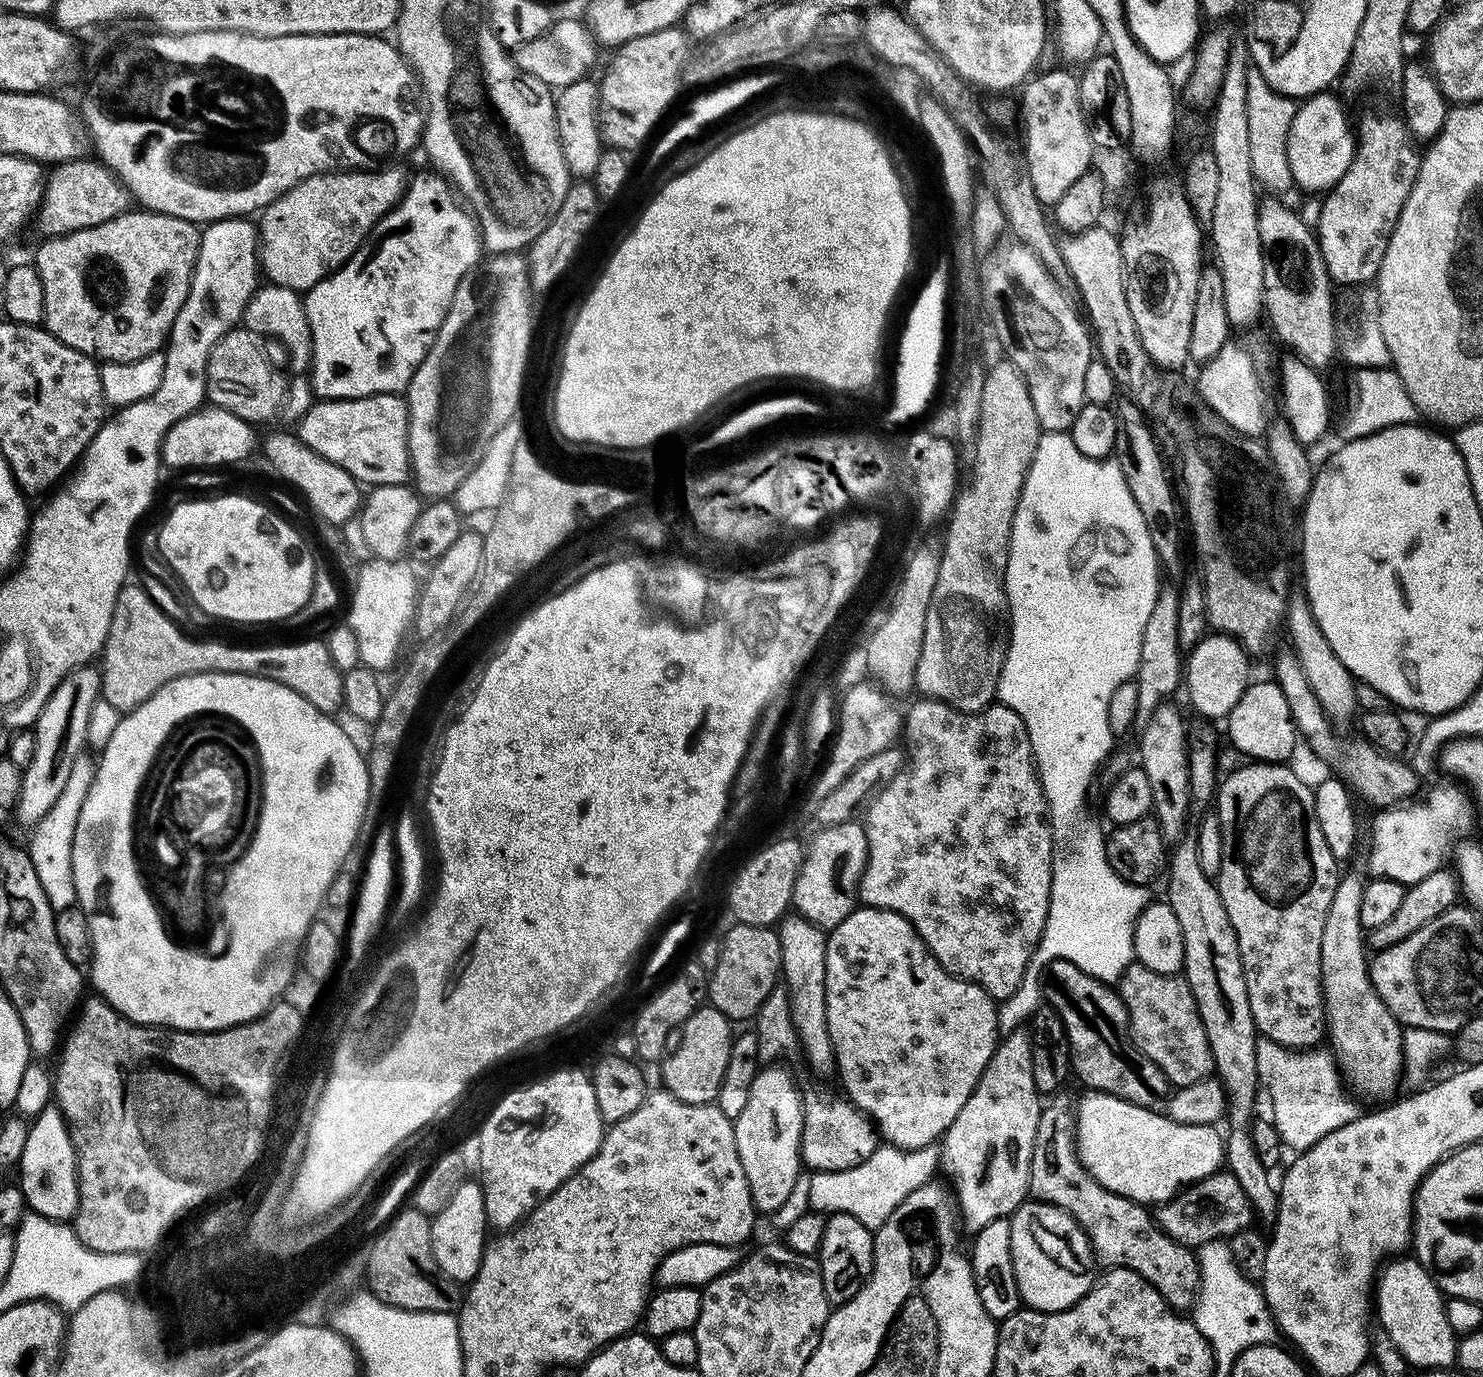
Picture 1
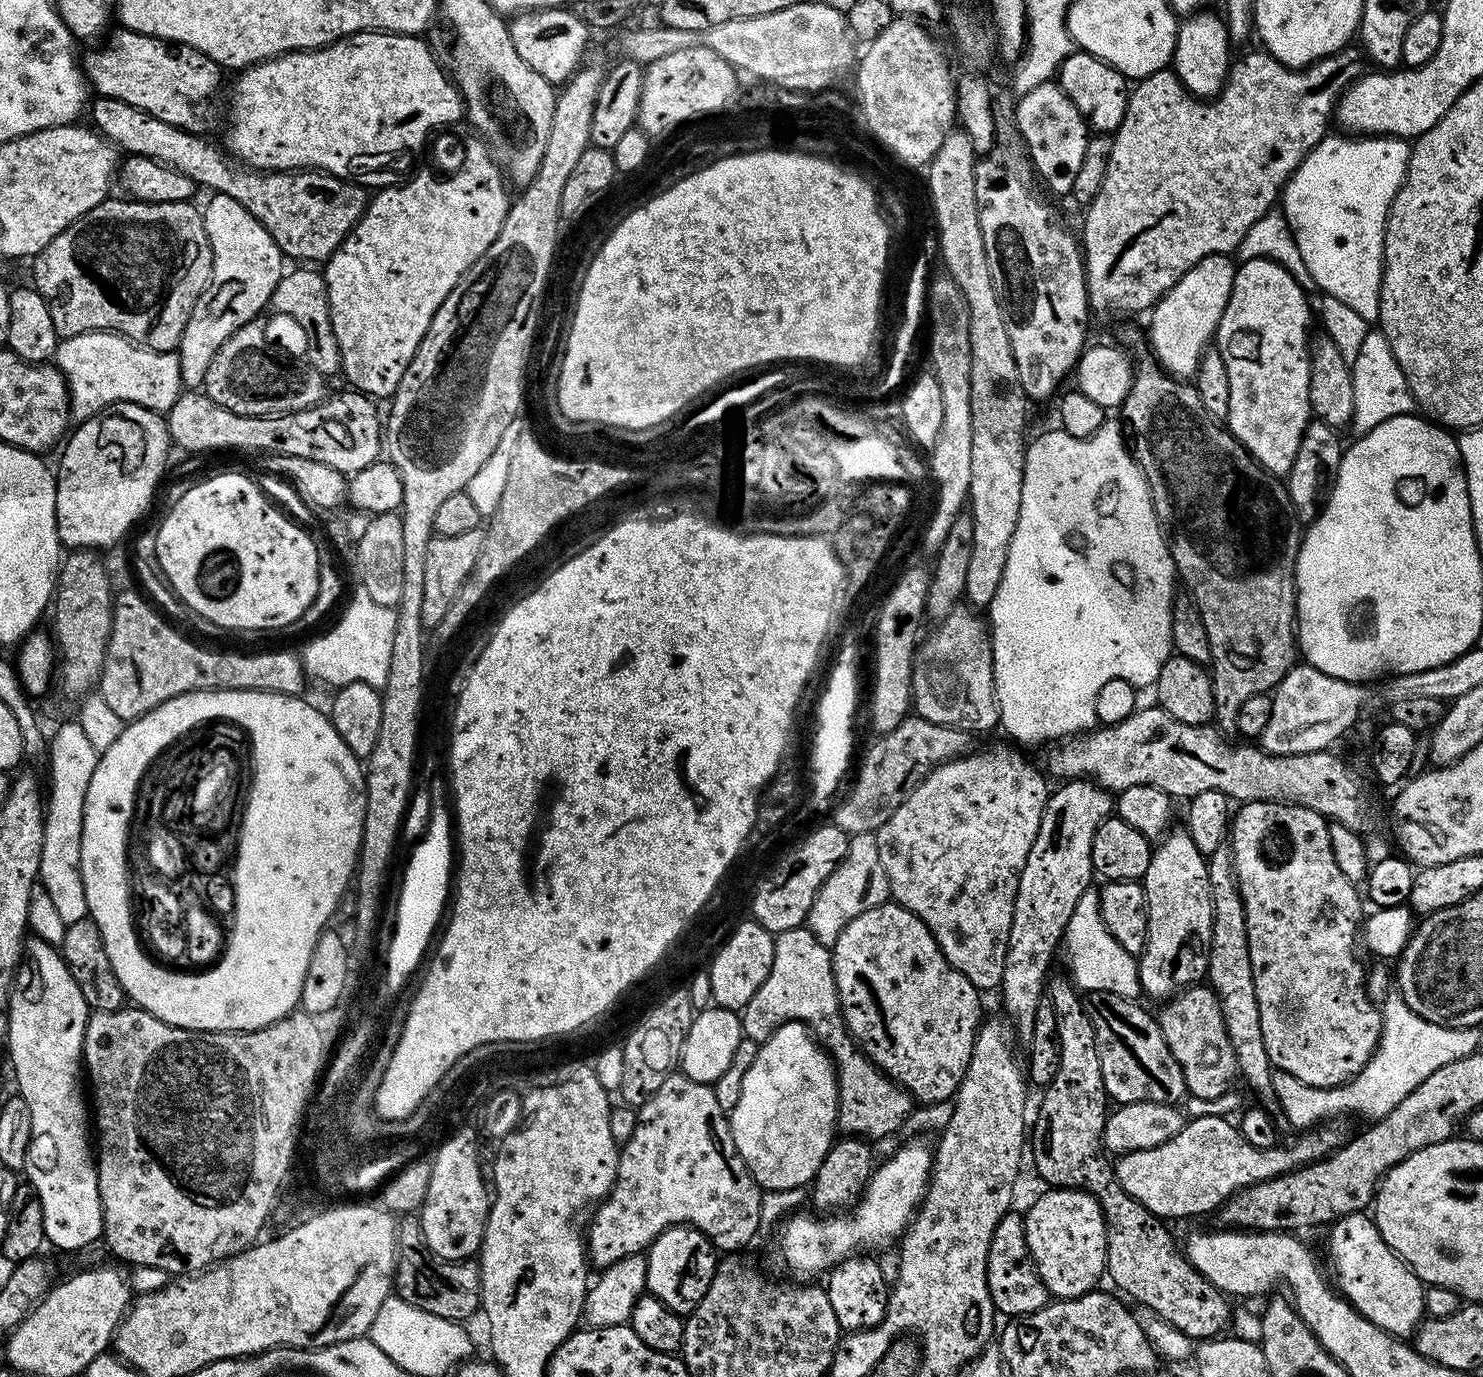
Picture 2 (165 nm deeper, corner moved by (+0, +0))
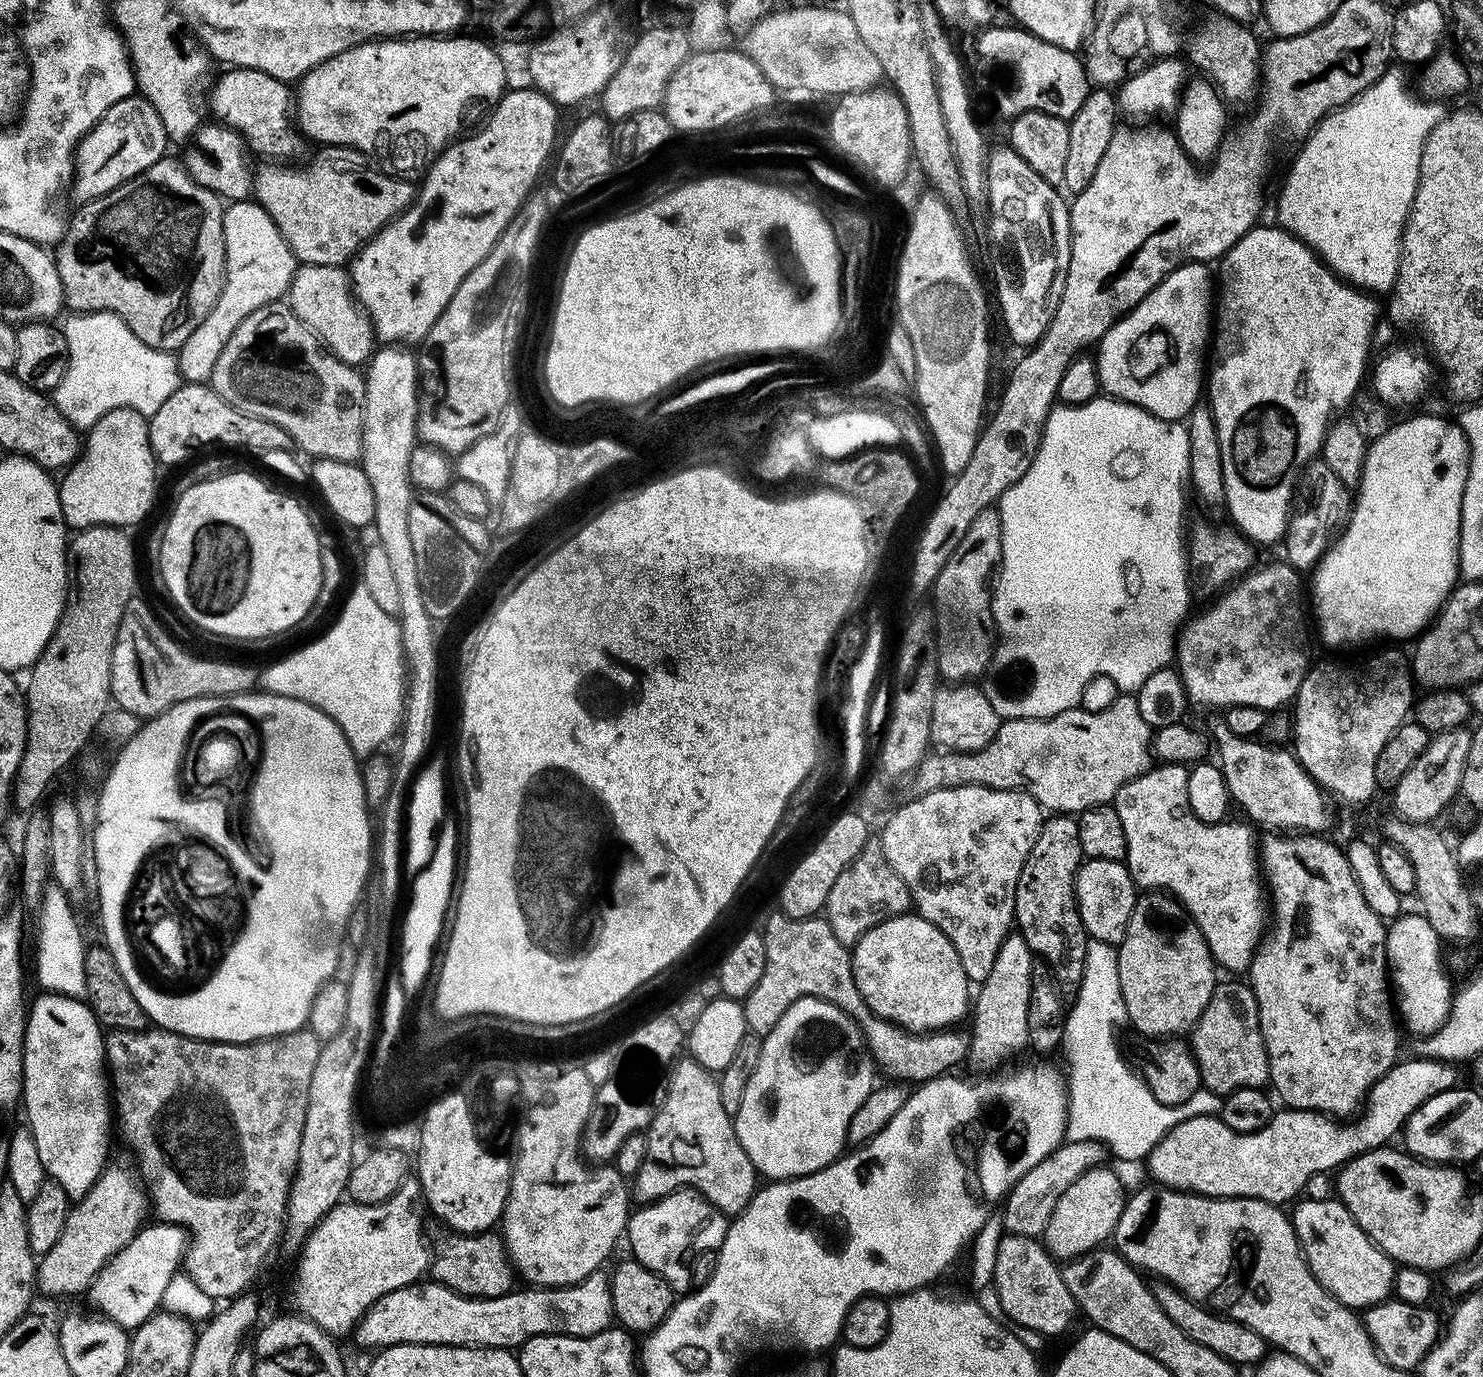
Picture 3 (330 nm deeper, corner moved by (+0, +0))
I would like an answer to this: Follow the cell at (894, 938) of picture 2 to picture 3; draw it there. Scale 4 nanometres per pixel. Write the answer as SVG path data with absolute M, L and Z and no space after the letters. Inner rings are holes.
M918 914L895 916L862 934L862 938L851 949L852 973L858 986L858 994L866 998L866 1006L874 1014L886 1018L891 1024L897 1024L907 1032L939 1032L951 1029L960 1019L970 1012L970 981L966 970L962 970L962 962L958 958L958 950L926 918Z

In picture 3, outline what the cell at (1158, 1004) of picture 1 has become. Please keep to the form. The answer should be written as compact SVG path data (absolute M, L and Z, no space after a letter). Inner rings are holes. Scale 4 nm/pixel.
M1217 983L1206 1010L1202 1010L1198 1022L1192 1027L1190 1047L1200 1071L1200 1083L1209 1092L1227 1094L1239 1088L1264 1088L1269 1083L1260 1011L1256 995L1247 983Z

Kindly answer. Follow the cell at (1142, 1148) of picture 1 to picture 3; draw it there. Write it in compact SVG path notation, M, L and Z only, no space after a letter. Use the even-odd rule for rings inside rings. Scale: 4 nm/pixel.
M1419 1054L1413 1056L1413 1060L1401 1059L1393 1064L1390 1070L1386 1070L1386 1074L1382 1074L1382 1078L1378 1078L1378 1082L1368 1092L1368 1099L1364 1101L1362 1111L1351 1122L1341 1122L1339 1119L1323 1116L1320 1112L1285 1107L1284 1112L1273 1111L1270 1122L1262 1126L1262 1130L1235 1132L1221 1122L1219 1115L1192 1116L1174 1125L1146 1157L1148 1172L1152 1175L1149 1177L1166 1188L1197 1192L1199 1196L1246 1198L1277 1206L1287 1205L1287 1200L1295 1201L1301 1195L1299 1192L1315 1178L1316 1172L1335 1173L1355 1156L1391 1145L1395 1141L1392 1139L1401 1135L1411 1115L1424 1102L1429 1102L1435 1095L1450 1091L1461 1083L1460 1072L1456 1069L1459 1067L1455 1063L1432 1060Z

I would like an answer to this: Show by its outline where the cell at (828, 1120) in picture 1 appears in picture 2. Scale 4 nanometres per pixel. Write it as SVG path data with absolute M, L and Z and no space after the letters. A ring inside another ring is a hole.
M806 926L775 933L774 966L754 998L746 1002L738 1015L744 1039L761 1045L783 1024L795 1020L808 1027L817 1044L832 1058L836 1066L836 1123L844 1136L858 1136L877 1142L905 1127L905 1120L914 1111L914 1097L906 1088L885 1076L864 1049L848 1032L840 1009L834 982L832 954Z

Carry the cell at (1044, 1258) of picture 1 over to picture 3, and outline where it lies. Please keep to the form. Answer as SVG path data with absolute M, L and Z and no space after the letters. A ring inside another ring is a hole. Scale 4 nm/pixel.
M1109 1166L1086 1170L1078 1182L1074 1182L1058 1198L1054 1206L1054 1214L1050 1214L1050 1222L1046 1226L1042 1243L1057 1261L1067 1262L1076 1256L1091 1252L1103 1245L1104 1240L1113 1235L1116 1223L1124 1209L1126 1191L1120 1176Z

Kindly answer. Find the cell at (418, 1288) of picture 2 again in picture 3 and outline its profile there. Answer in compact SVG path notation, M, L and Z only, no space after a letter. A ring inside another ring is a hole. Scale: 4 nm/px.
M496 1230L475 1234L448 1234L437 1248L435 1245L430 1260L430 1276L435 1283L444 1284L463 1296L498 1298L514 1288L512 1259L508 1257L503 1235Z

